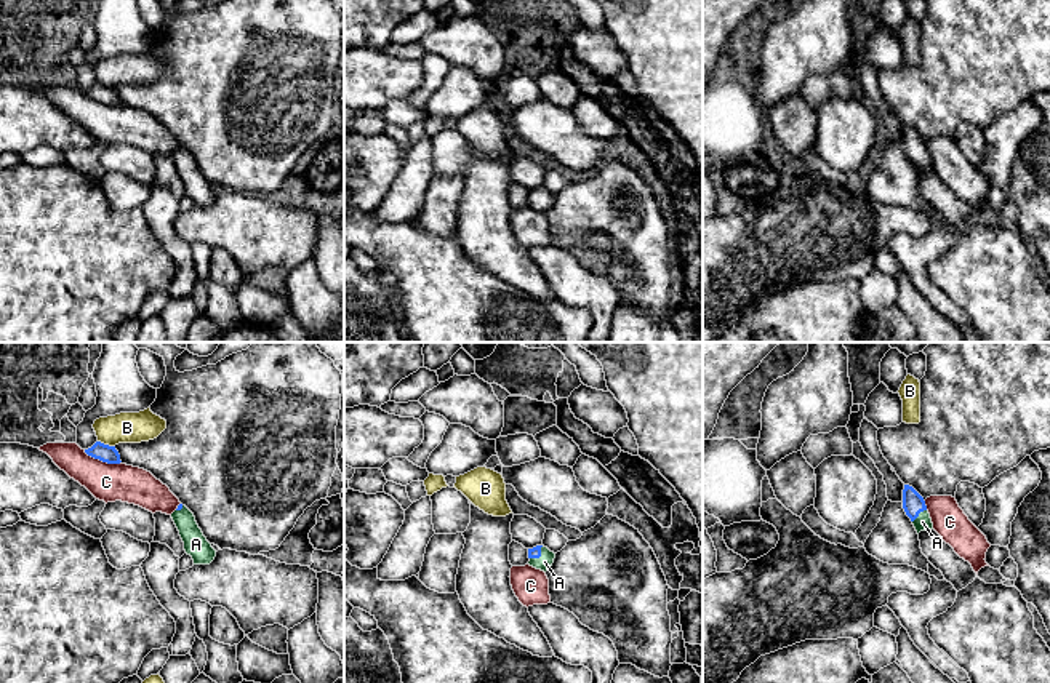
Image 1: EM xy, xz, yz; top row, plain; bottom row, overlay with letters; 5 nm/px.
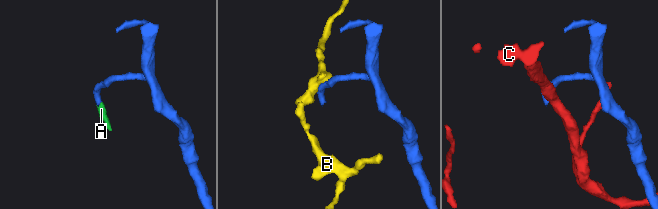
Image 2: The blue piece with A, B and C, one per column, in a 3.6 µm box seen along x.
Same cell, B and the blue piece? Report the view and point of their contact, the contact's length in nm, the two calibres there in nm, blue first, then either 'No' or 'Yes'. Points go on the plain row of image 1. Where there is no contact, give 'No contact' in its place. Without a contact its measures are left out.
Touches blue at xy (106, 87). Shared border 90 nm. Thickness 90 nm (blue) against 160 nm. No

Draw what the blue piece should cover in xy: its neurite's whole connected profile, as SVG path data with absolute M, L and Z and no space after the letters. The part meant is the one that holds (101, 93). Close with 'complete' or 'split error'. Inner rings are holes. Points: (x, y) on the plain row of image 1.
M96 83L91 90L85 91L85 94L94 101L99 101L107 106L120 106L120 96L115 88L104 86Z | complete

